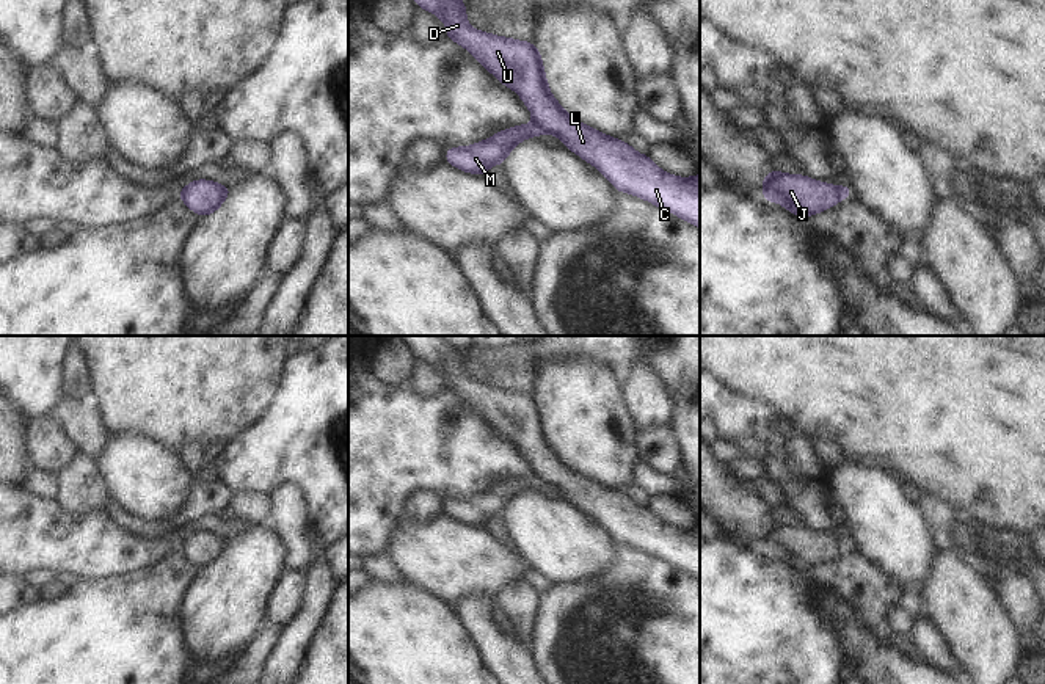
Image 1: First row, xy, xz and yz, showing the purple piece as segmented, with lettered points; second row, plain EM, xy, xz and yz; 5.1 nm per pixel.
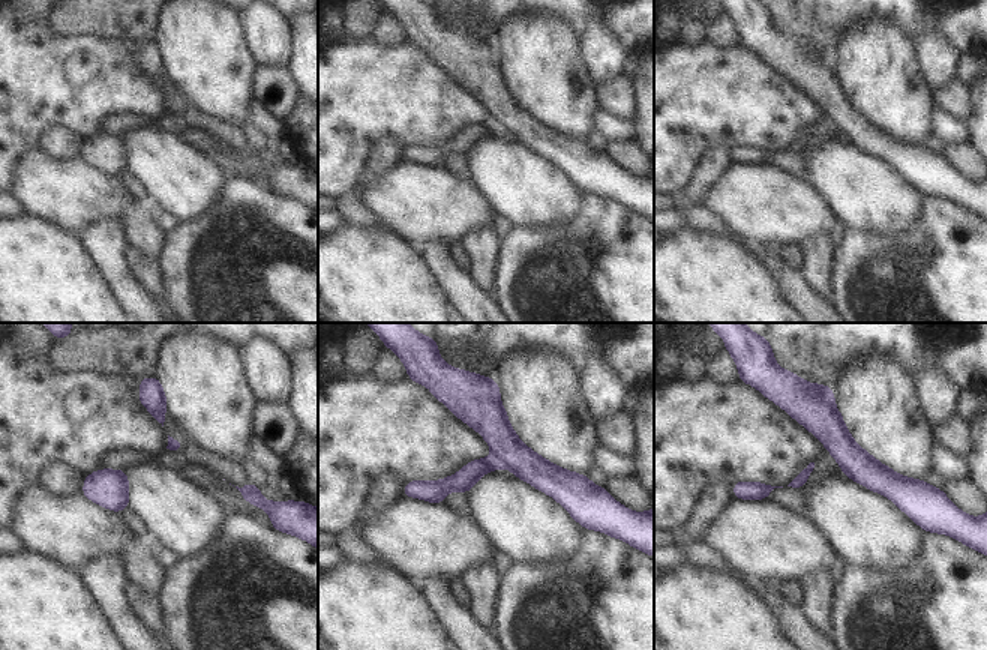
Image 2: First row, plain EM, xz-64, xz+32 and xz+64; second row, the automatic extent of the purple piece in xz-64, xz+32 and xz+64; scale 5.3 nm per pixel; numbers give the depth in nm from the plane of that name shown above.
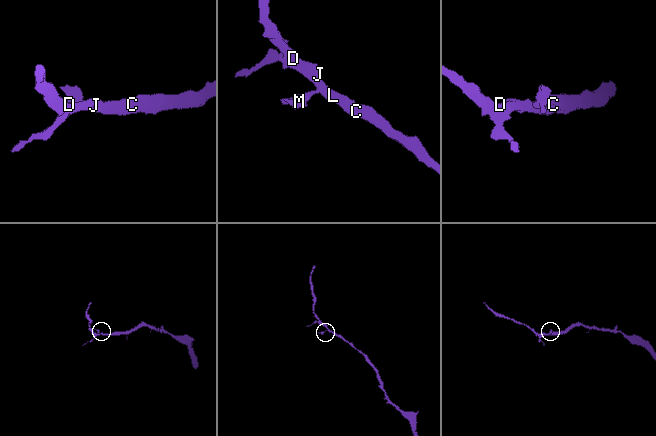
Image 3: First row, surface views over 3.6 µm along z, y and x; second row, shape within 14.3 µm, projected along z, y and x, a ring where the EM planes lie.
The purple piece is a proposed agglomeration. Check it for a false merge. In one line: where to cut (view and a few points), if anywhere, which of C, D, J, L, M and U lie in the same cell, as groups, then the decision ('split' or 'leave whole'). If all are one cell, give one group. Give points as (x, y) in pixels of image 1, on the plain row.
xz (534, 472), (542, 483) | C D J L U / M | split

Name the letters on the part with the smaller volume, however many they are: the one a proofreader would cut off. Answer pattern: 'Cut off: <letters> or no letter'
Cut off: M

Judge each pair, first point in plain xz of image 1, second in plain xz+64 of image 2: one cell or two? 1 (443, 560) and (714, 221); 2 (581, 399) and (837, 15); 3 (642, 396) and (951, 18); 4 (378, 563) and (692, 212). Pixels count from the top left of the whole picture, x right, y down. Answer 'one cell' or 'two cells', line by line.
1: two cells
2: two cells
3: two cells
4: one cell

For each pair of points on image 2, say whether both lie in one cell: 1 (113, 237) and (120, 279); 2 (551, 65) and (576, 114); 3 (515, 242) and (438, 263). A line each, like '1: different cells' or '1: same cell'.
1: same cell
2: same cell
3: different cells

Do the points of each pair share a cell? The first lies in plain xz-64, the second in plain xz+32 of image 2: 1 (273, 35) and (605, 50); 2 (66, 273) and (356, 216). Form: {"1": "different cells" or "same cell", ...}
{"1": "same cell", "2": "different cells"}

